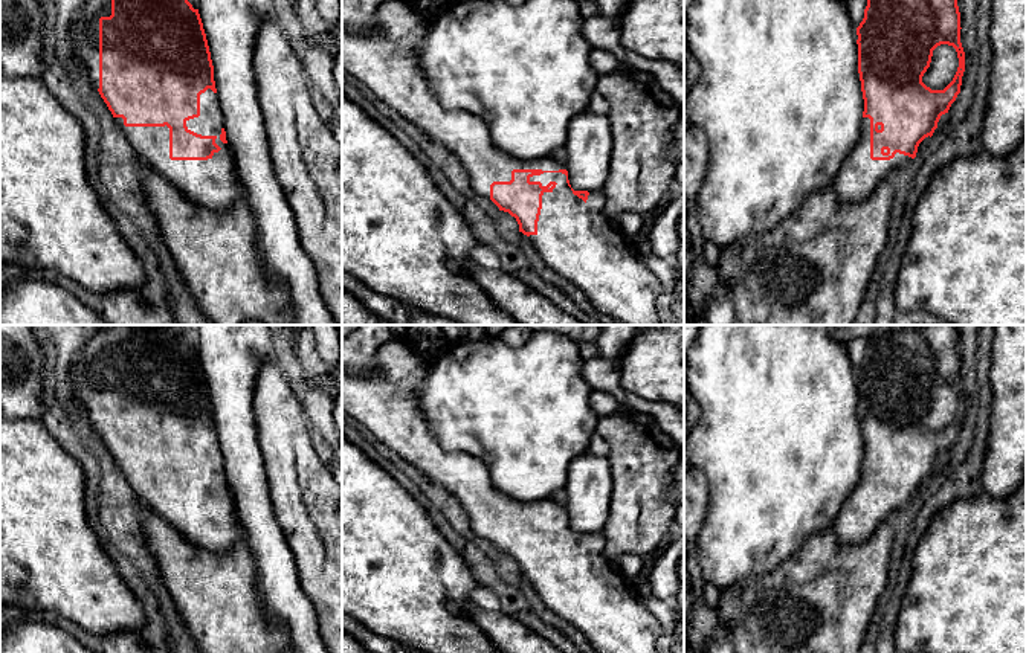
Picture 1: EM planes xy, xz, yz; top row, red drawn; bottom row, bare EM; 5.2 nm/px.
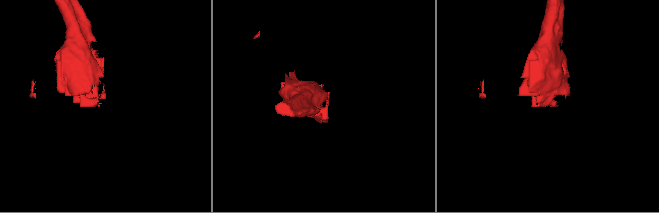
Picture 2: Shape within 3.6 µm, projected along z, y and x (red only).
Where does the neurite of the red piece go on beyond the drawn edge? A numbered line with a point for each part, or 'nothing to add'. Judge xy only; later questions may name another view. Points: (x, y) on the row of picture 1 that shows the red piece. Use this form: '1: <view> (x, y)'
1: xy (212, 183)

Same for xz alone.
1: xz (577, 240)

